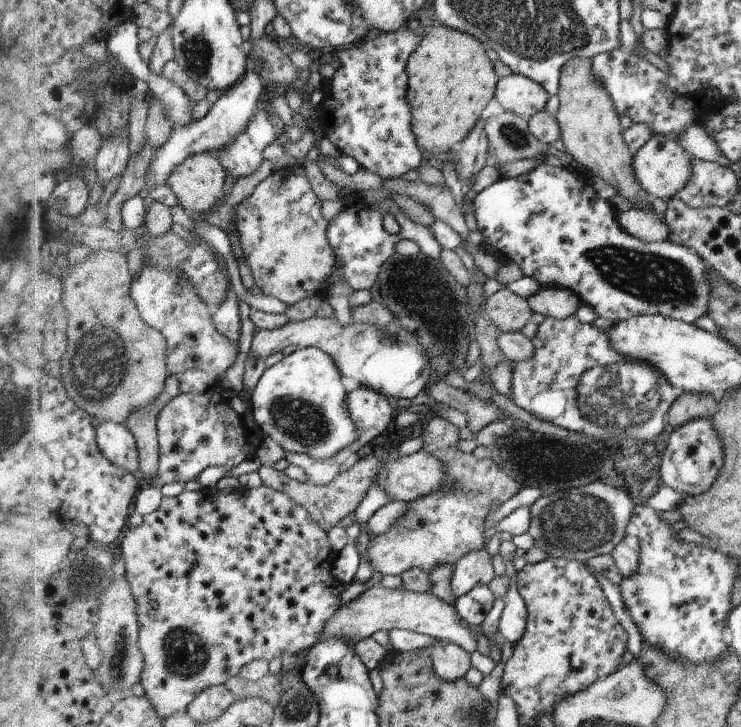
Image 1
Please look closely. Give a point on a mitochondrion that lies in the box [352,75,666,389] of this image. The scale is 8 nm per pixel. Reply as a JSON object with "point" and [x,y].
{"point":[514,137]}

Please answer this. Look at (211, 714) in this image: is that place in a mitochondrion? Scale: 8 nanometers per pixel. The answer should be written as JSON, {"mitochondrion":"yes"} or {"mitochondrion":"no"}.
{"mitochondrion":"no"}

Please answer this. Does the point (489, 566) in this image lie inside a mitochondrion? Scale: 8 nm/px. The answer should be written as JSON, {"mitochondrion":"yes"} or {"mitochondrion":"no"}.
{"mitochondrion":"no"}

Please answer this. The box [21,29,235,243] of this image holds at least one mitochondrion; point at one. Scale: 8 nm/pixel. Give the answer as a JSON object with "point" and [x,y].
{"point":[196,49]}

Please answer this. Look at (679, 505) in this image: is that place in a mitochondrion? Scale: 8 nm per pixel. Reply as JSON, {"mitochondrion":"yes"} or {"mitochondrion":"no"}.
{"mitochondrion":"no"}

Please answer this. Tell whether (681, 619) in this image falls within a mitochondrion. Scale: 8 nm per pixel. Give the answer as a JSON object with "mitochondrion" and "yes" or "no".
{"mitochondrion":"no"}

